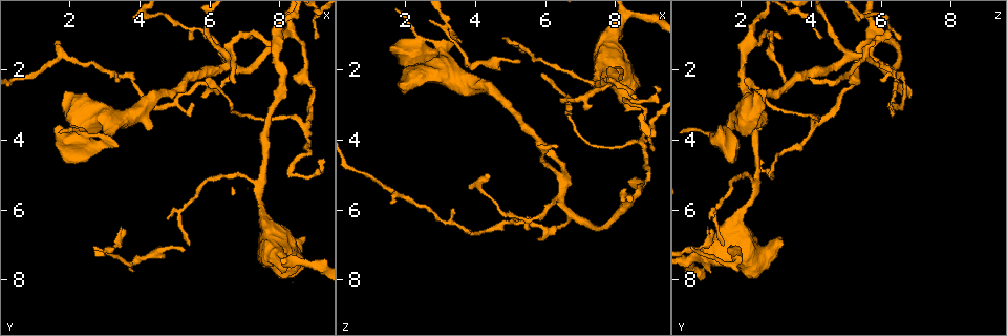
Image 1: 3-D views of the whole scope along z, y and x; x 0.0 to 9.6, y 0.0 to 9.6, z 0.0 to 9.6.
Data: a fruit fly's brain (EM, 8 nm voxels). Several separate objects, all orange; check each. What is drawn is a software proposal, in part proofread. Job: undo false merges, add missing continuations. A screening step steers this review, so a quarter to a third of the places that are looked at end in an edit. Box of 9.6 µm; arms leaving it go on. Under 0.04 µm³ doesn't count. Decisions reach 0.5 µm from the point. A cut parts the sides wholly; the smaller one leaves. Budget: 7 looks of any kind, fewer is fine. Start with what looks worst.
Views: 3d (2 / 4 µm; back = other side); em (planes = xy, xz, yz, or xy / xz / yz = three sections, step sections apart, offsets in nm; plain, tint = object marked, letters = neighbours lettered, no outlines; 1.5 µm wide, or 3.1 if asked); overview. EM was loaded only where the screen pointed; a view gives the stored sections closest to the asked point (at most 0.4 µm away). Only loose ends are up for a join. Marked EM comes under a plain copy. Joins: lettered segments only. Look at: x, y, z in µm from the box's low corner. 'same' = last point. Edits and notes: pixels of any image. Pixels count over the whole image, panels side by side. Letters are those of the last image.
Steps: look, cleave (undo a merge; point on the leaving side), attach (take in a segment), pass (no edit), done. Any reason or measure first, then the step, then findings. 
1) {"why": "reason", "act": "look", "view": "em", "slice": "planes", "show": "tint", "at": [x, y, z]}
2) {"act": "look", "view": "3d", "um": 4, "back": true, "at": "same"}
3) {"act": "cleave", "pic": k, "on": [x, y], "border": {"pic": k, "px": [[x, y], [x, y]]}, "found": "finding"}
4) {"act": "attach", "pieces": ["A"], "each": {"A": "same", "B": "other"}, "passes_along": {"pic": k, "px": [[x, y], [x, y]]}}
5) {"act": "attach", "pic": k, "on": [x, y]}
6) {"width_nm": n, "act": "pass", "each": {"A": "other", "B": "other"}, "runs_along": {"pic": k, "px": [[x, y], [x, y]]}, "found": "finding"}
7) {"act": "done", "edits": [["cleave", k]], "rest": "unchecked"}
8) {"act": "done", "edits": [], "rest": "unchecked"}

{"why": "an open end", "act": "look", "view": "3d", "um": 2, "at": [6.70, 2.30, 3.30]}

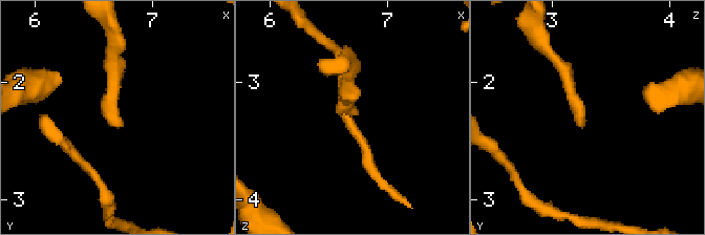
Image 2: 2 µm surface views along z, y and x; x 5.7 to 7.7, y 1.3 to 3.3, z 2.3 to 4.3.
{"act": "look", "view": "em", "slice": "xy", "step": 8, "show": "tint", "at": [6.70, 2.38, 3.28]}

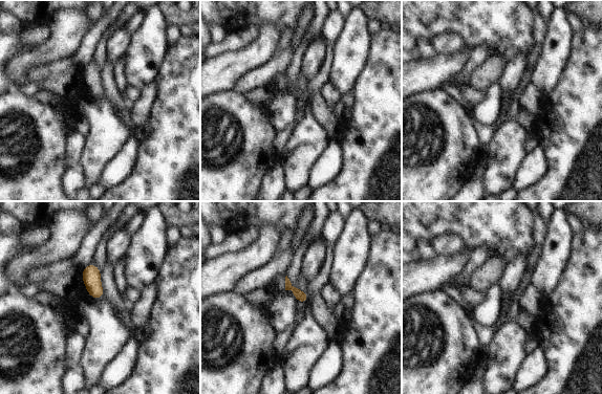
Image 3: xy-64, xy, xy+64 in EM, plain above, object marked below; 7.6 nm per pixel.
{"act": "look", "view": "em", "slice": "planes", "show": "letters", "at": "same"}

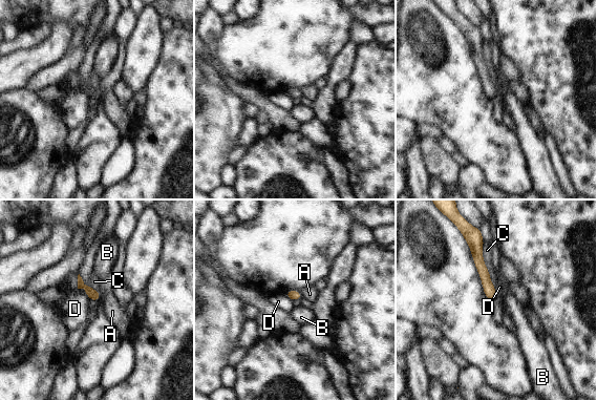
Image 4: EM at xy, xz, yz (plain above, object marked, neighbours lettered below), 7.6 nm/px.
{"act": "pass", "each": {"A": "other", "B": "other", "C": "other", "D": "other"}, "runs_along": {"pic": 4, "px": [[477, 240], [477, 259], [491, 298]]}, "found": "none of them fits"}

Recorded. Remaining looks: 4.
{"why": "branch point", "act": "look", "view": "3d", "um": 2, "at": [6.40, 1.60, 5.55]}

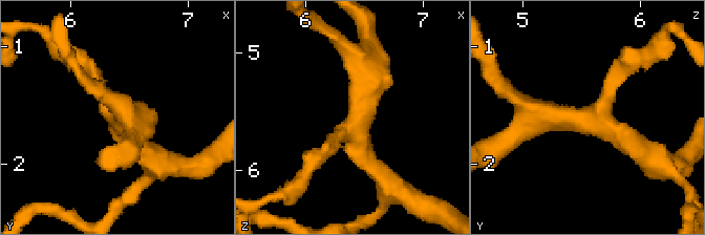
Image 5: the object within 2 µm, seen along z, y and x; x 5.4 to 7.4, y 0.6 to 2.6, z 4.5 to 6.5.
{"arms": 4, "act": "look", "view": "em", "slice": "planes", "show": "tint", "at": [6.46, 1.60, 5.54]}

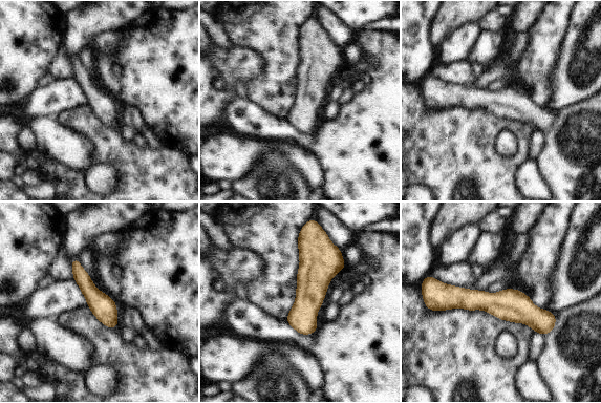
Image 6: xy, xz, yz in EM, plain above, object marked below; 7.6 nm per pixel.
{"why": "what lies round it", "act": "look", "view": "em", "slice": "planes", "show": "letters", "at": "same"}

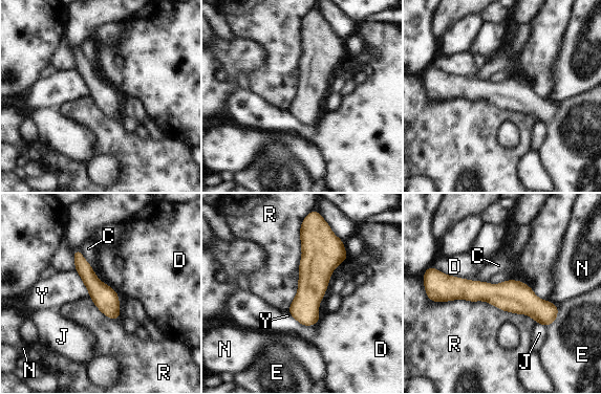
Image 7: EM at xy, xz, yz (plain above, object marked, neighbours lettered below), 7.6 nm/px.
{"act": "pass", "each": {"C": "other", "D": "other", "E": "other", "J": "other", "N": "other", "R": "other", "Y": "other"}, "runs_along": {"pic": 7, "px": [[441, 289], [513, 296], [555, 313]]}, "found": "continuous, no second neuron"}

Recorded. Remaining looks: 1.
{"act": "done", "edits": [], "rest": "unchecked"}

